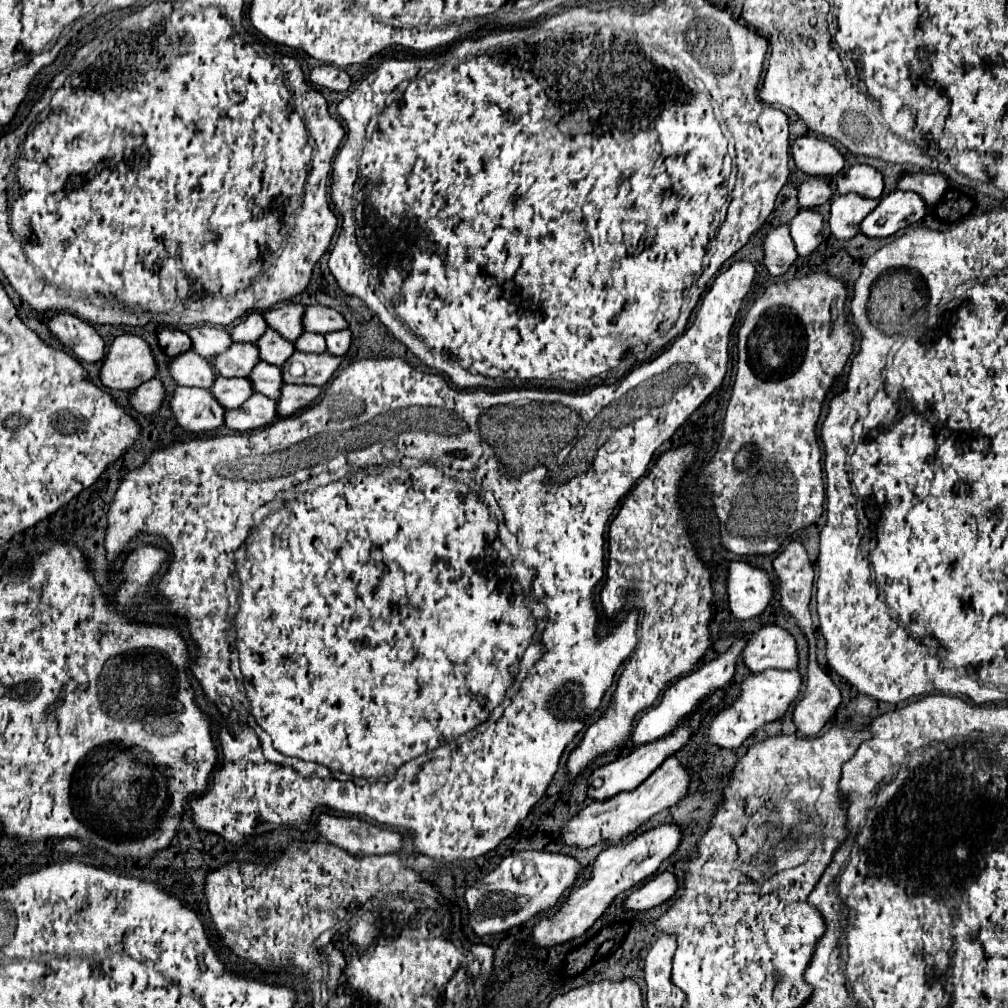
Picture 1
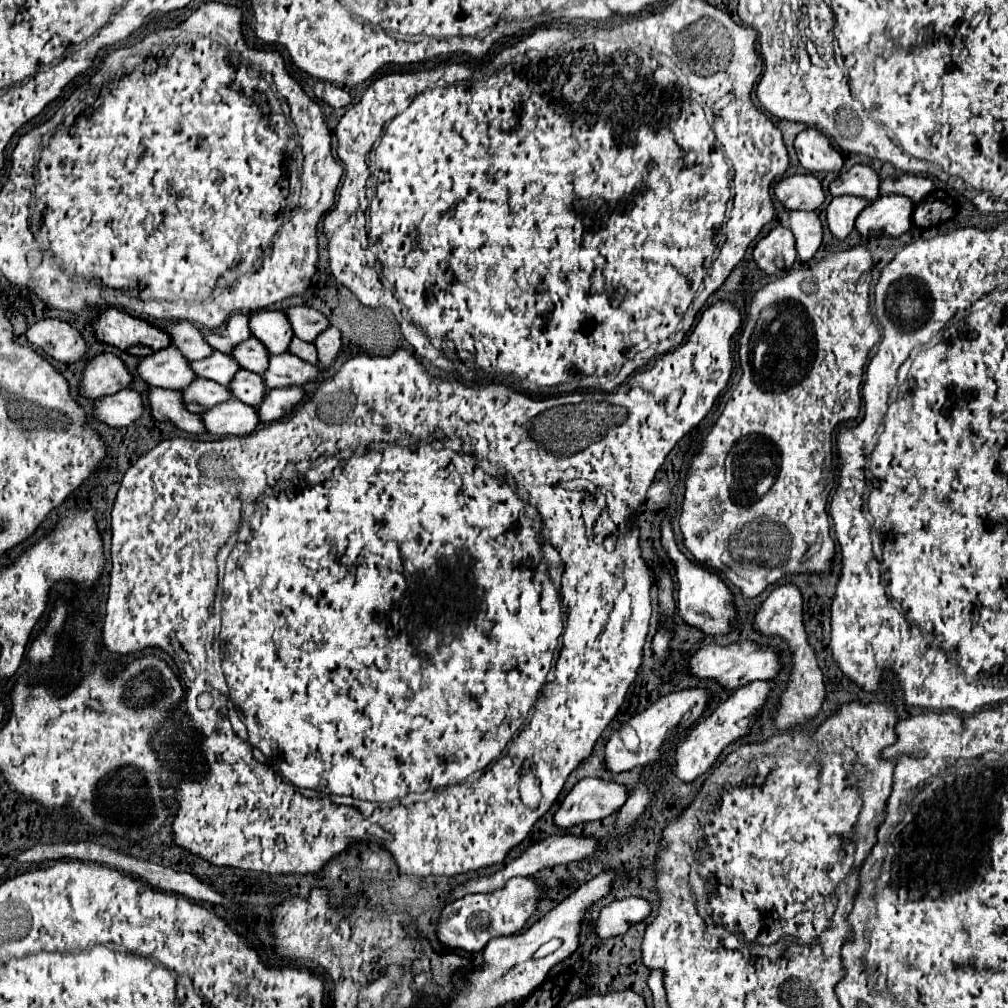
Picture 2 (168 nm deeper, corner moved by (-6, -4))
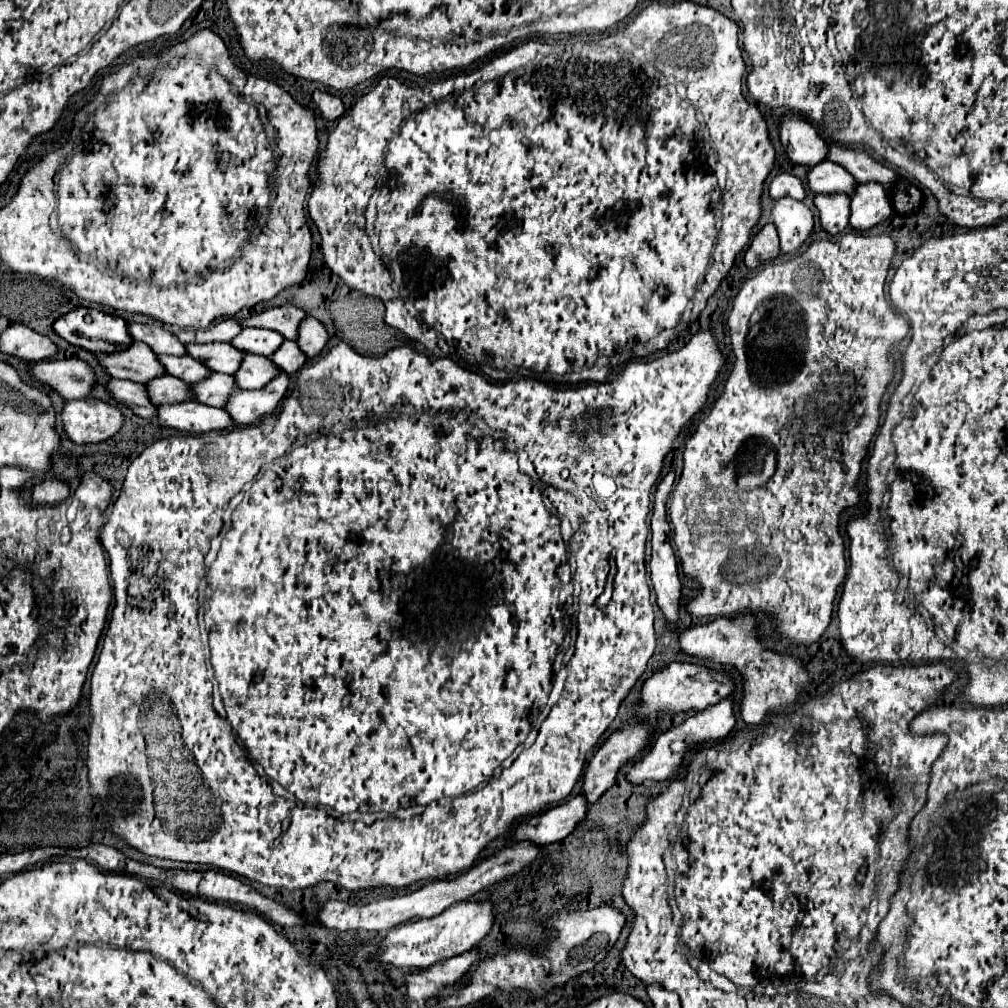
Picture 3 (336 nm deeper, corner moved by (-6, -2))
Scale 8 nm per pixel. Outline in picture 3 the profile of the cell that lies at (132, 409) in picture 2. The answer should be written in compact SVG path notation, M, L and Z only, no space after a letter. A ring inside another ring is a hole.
M70 400L62 408L62 426L74 444L98 444L112 438L122 426L116 404L102 400Z

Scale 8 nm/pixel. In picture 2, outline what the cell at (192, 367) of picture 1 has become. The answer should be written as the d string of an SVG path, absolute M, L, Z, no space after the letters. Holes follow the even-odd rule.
M174 346L146 356L138 366L138 374L150 386L170 390L184 390L196 378L194 372L190 372L190 362Z

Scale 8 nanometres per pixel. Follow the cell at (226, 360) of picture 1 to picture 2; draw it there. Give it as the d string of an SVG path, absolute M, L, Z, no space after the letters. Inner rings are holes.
M214 352L208 358L190 362L190 366L196 372L196 376L214 380L224 386L228 386L232 382L232 378L236 376L236 372L240 370L238 364L234 364L234 358L230 354L222 354L222 352Z

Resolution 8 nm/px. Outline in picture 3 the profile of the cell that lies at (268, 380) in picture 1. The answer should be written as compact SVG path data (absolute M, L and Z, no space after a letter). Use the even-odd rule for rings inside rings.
M210 374L210 378L204 378L202 382L194 384L194 400L206 406L224 406L228 402L228 396L236 390L234 378L228 374Z

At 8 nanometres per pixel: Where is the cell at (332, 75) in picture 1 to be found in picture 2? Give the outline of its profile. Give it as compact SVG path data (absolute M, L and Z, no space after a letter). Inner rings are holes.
M318 82L314 86L314 94L320 100L328 102L330 106L334 106L334 108L342 108L342 106L348 106L350 104L350 94L346 90L342 90L342 88L330 84L330 82Z

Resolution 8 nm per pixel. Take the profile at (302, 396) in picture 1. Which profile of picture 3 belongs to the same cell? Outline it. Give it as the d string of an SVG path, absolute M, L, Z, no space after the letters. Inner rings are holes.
M288 374L274 376L260 390L236 390L230 394L230 402L226 402L226 412L234 418L234 424L252 424L258 416L272 412L278 402L284 398L288 388Z

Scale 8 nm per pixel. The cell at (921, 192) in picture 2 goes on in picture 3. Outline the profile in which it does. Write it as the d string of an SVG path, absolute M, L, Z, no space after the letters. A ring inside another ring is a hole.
M828 144L826 158L830 162L844 166L850 174L854 174L856 182L878 182L882 186L892 186L898 180L898 174L894 170L872 160L866 152L856 152L850 148L840 148L840 146Z

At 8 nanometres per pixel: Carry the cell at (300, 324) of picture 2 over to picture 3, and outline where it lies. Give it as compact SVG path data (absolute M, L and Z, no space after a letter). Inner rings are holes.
M278 306L278 308L268 308L260 314L254 314L246 320L238 320L242 328L266 328L274 330L286 340L296 340L298 336L298 324L302 322L306 314L296 308L296 306Z

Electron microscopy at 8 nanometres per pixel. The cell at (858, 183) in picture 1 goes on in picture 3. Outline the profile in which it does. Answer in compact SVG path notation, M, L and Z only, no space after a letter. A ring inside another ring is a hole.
M824 160L818 166L810 168L808 172L808 188L812 192L822 192L822 194L834 194L834 192L844 192L852 194L856 186L856 180L852 174L848 174L842 166Z

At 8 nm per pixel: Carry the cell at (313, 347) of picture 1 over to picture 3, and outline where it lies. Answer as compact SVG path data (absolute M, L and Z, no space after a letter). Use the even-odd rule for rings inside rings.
M284 340L280 344L280 348L272 354L270 360L274 362L276 368L280 368L286 374L294 374L294 372L298 372L306 364L304 352L292 340Z

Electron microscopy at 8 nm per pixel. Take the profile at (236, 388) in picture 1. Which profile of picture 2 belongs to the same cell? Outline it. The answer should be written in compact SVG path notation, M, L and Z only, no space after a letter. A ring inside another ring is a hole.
M196 378L186 390L182 390L182 394L184 394L184 404L190 412L204 412L232 398L226 386L202 378Z

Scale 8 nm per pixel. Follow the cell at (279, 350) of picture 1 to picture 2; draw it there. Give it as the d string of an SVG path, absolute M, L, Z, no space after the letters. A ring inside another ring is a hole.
M254 336L248 338L246 342L238 344L232 354L244 370L252 370L258 374L262 374L266 370L266 360L270 358L270 352L266 352L266 348L262 348L262 344L258 344L258 340L254 340Z

